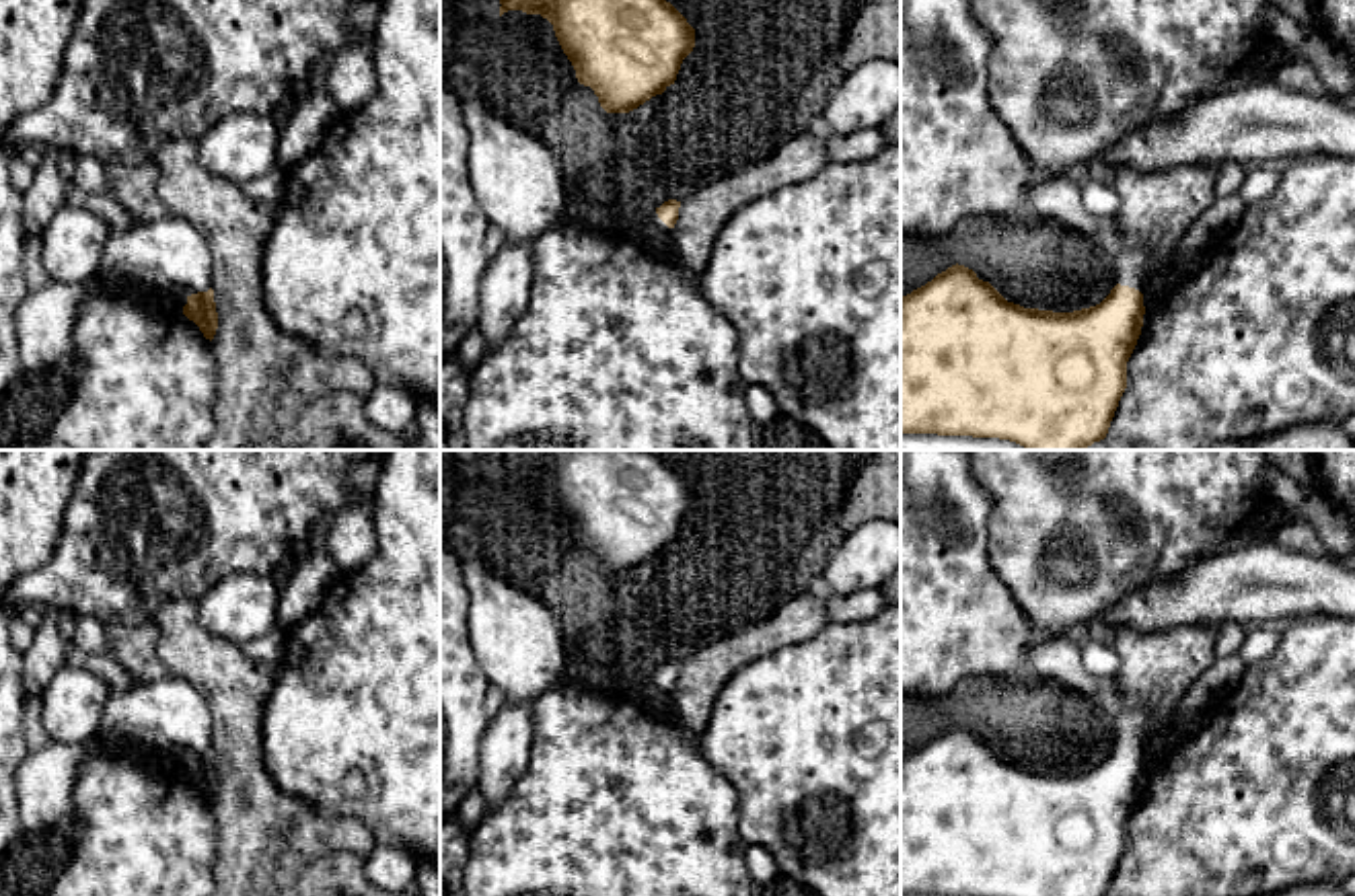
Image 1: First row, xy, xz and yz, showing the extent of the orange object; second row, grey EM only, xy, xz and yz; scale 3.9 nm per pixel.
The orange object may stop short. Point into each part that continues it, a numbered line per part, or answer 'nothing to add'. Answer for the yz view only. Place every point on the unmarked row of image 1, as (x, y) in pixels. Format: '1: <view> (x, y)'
1: yz (1055, 656)

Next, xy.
1: xy (169, 716)

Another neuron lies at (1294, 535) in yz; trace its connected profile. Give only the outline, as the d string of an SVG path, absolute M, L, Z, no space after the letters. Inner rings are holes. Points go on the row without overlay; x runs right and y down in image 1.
M1293 518L1281 522L1275 528L1275 540L1287 549L1306 553L1310 557L1326 557L1332 555L1326 545L1318 538L1316 530Z

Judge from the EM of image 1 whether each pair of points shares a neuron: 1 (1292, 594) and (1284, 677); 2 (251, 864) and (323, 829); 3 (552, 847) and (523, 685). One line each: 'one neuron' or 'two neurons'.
1: two neurons
2: one neuron
3: two neurons

